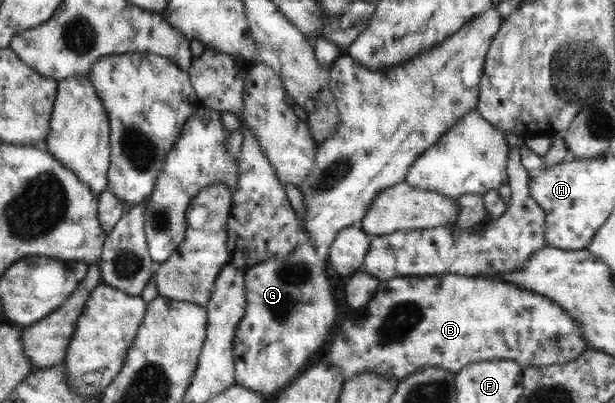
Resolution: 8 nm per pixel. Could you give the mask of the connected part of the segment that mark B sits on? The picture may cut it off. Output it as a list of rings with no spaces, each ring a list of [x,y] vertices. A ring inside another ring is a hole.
[[[453,273],[435,276],[409,274],[407,276],[399,276],[397,278],[379,281],[375,296],[373,296],[365,306],[353,310],[353,312],[349,314],[349,318],[345,318],[345,320],[341,322],[339,332],[333,336],[333,342],[331,342],[331,346],[329,346],[329,352],[327,352],[324,362],[332,365],[345,377],[344,381],[350,380],[351,377],[357,377],[362,373],[370,373],[377,377],[393,378],[393,381],[399,383],[401,380],[404,380],[405,377],[409,377],[411,374],[417,373],[420,369],[426,367],[440,369],[457,375],[468,365],[493,359],[512,360],[523,368],[527,366],[537,366],[541,368],[552,366],[553,364],[564,364],[565,362],[572,362],[572,360],[577,359],[587,348],[590,348],[590,345],[581,338],[577,322],[575,322],[565,310],[561,310],[561,306],[557,306],[557,304],[551,302],[549,298],[541,296],[541,294],[529,292],[529,290],[525,290],[525,288],[517,288],[517,286],[513,286],[513,284],[505,284],[505,282],[501,282],[501,280],[497,280],[497,278],[494,277],[466,277],[465,275]]]

